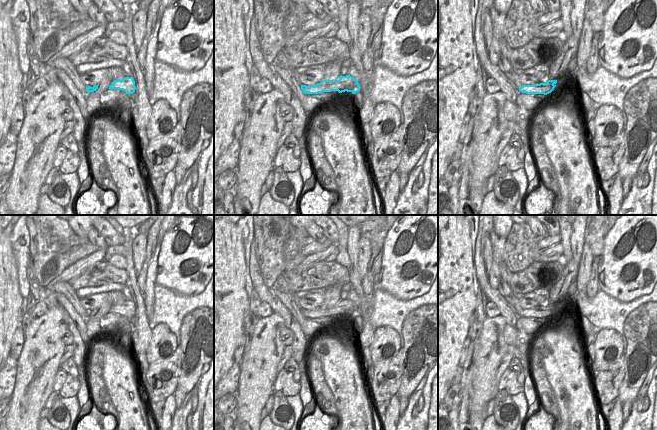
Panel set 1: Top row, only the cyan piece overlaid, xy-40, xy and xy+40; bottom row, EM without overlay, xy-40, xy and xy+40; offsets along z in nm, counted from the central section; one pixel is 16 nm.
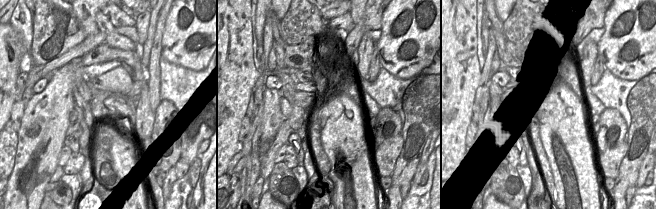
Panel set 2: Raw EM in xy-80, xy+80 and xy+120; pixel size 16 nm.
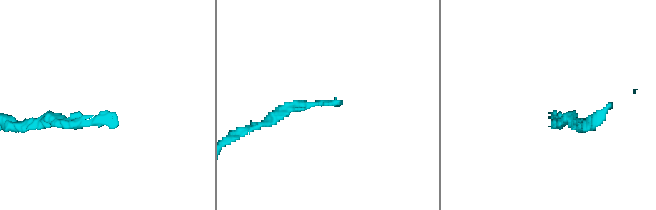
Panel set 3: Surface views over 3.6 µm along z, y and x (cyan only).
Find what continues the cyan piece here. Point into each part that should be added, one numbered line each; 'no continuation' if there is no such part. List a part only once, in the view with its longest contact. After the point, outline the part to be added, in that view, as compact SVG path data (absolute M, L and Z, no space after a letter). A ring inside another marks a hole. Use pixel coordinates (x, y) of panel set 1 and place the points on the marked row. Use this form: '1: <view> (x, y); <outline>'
no continuation

